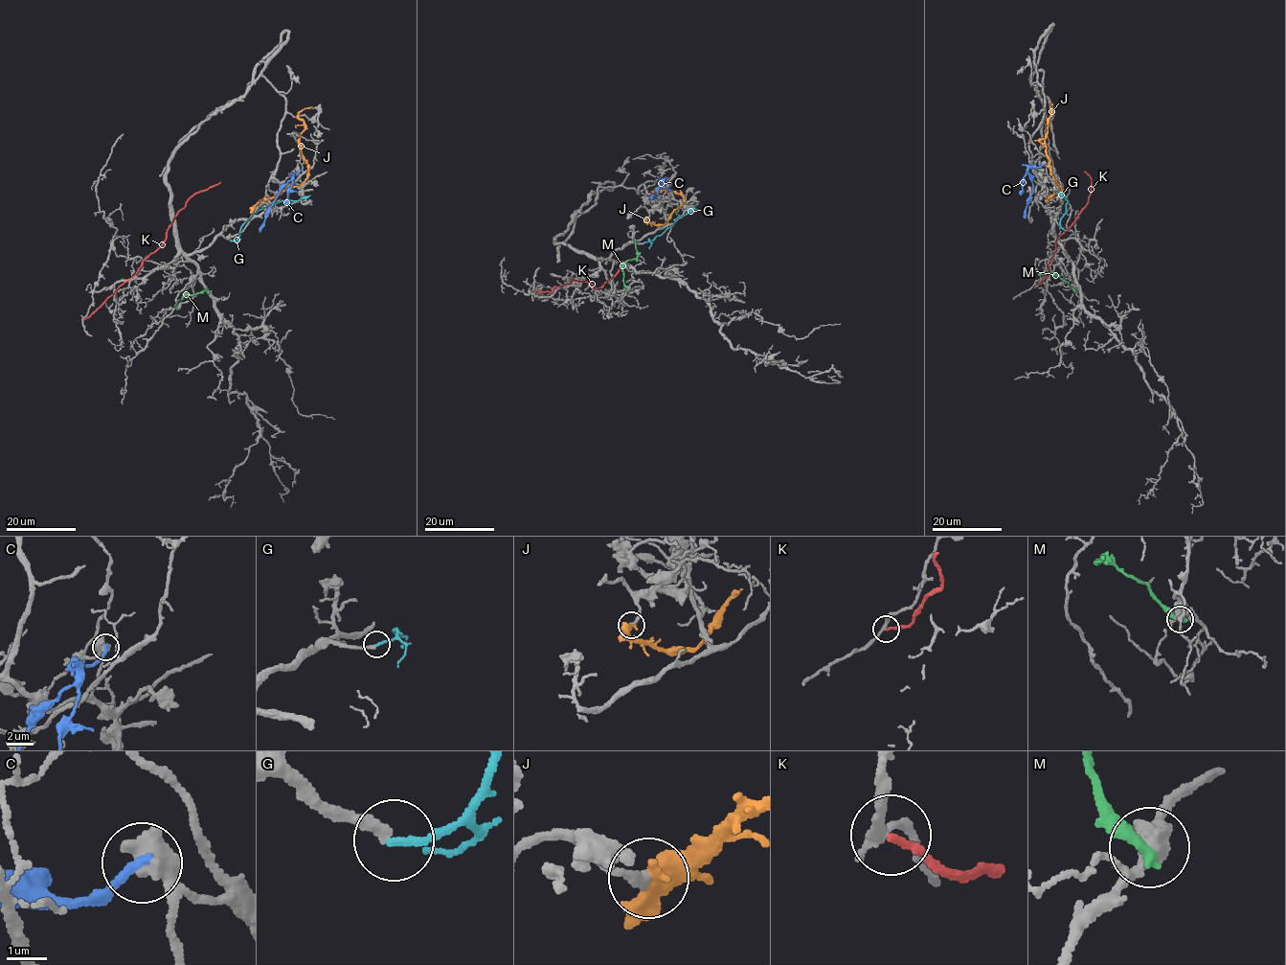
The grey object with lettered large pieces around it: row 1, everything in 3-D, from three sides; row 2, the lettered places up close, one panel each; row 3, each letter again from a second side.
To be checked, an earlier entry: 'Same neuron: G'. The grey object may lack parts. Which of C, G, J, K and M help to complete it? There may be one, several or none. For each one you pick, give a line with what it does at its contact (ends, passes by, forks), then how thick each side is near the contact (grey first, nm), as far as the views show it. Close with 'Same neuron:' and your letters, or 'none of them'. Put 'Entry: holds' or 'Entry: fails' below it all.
Same neuron: none of them
Entry: fails

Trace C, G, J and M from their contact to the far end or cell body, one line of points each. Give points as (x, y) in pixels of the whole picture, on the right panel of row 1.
C: (1043, 164), (1026, 171), (1033, 184), (1025, 218)
G: (1059, 228), (1068, 201), (1058, 193)
J: (1047, 197), (1063, 192), (1051, 173), (1045, 141), (1050, 103), (1053, 104)
M: (1076, 291), (1055, 274), (1038, 275)

